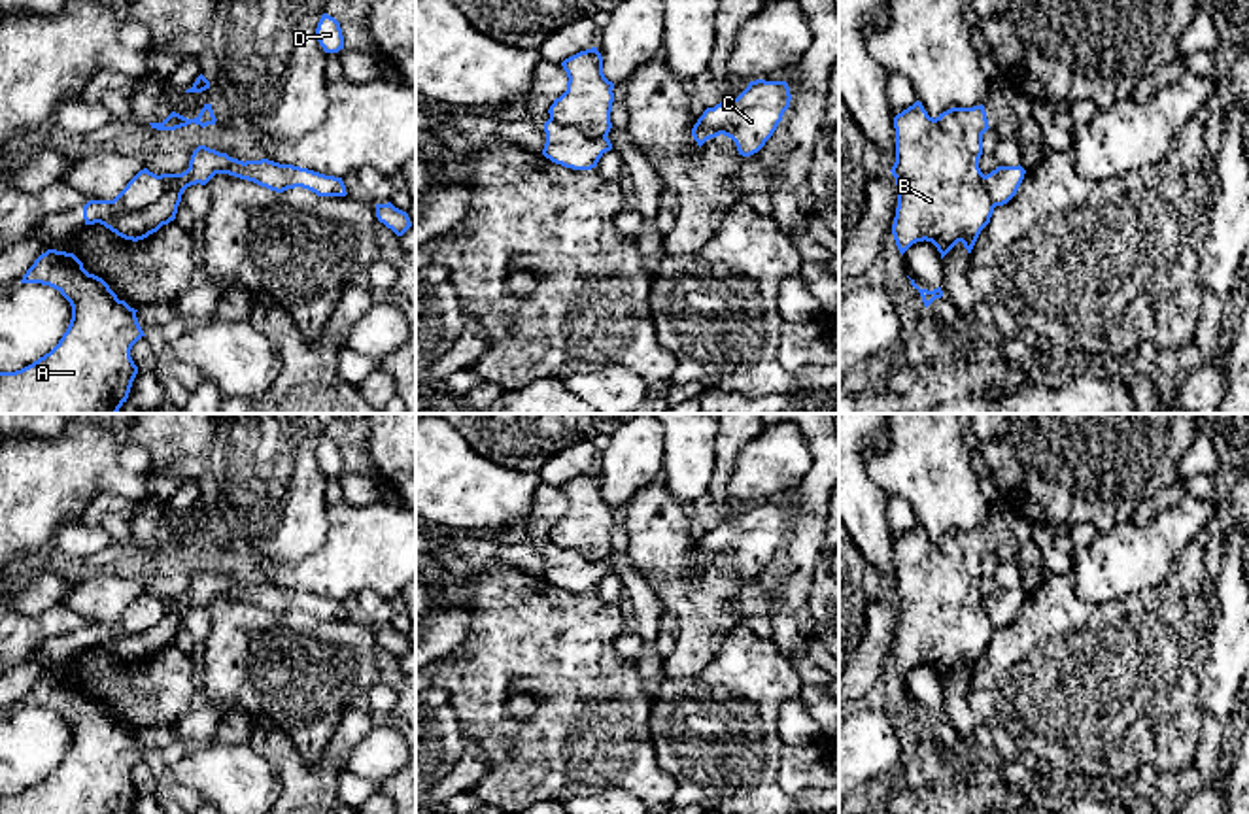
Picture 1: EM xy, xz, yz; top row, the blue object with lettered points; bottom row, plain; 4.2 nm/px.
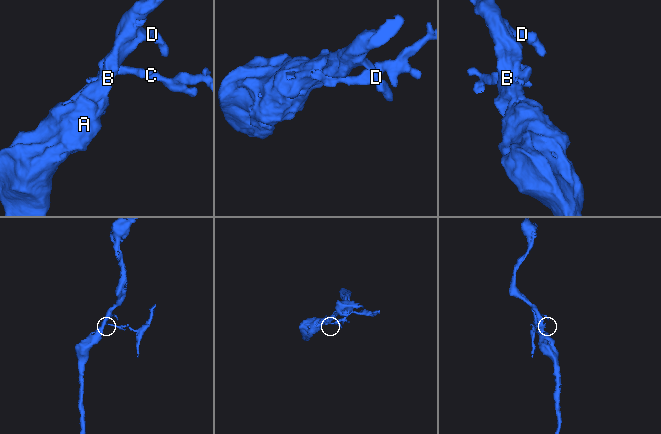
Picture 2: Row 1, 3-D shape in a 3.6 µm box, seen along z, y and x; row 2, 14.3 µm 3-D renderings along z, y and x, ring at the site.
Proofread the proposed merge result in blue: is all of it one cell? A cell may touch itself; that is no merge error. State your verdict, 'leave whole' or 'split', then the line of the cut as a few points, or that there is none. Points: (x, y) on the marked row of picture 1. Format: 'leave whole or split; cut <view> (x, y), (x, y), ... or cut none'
split; cut xy (182, 191), (169, 189), (148, 206), (118, 212), (99, 221)

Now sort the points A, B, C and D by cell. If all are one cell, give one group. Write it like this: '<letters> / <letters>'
A B D / C

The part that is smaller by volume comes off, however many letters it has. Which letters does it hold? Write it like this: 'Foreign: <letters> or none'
Foreign: C

